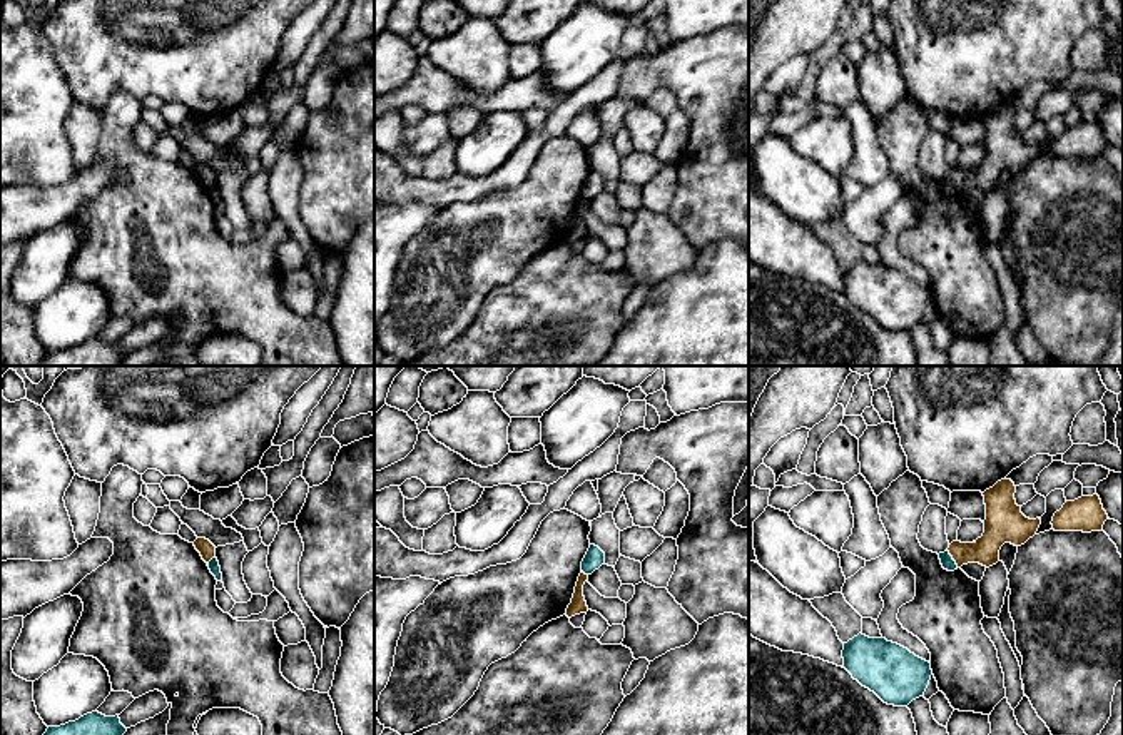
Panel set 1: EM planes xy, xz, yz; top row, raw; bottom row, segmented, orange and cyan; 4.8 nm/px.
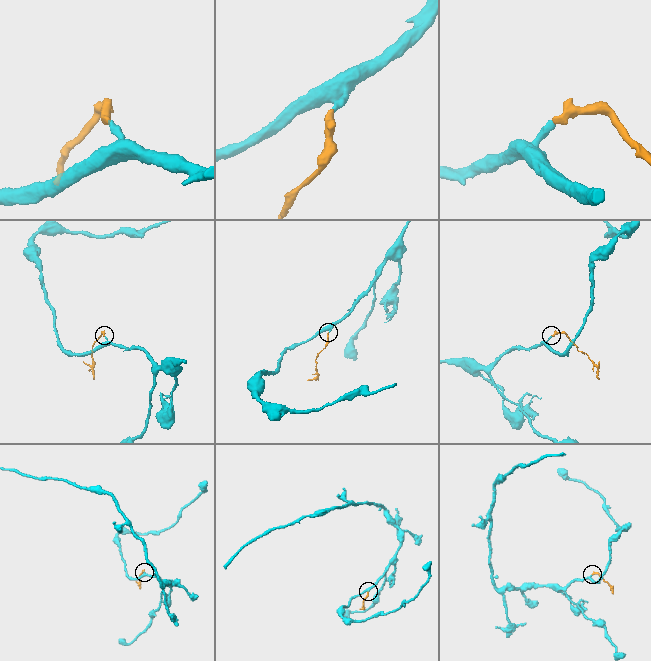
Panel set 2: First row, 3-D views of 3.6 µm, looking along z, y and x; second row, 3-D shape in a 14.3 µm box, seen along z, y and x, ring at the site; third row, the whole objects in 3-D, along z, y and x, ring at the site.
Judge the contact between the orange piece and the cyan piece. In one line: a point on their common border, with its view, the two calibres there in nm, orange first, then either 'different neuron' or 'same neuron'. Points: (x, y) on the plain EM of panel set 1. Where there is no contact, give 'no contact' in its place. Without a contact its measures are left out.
yz (953, 184) | 130/70 nm | different neuron

